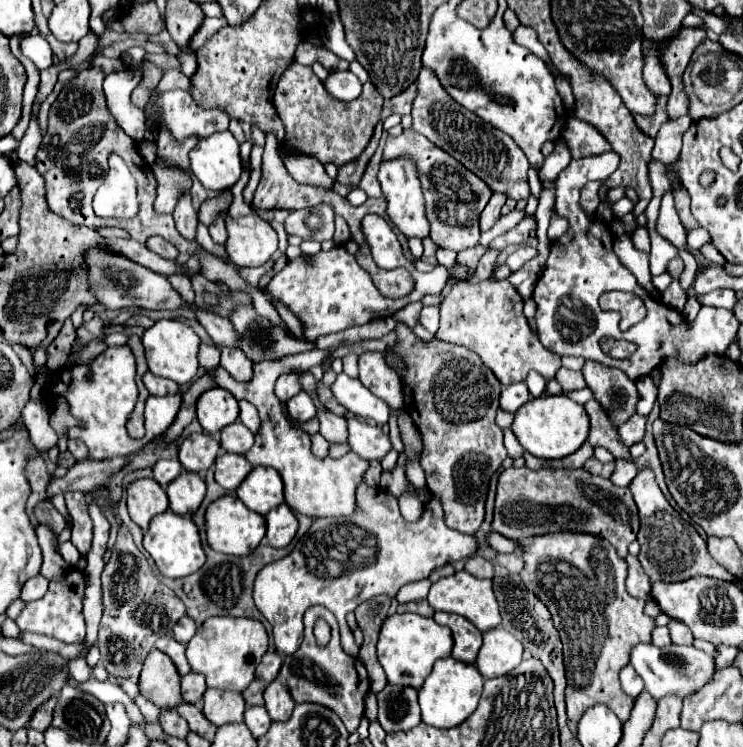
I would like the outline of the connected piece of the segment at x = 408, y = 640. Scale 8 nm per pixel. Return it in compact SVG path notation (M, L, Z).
M393 614L383 622L379 642L377 642L377 654L379 664L383 666L389 684L397 686L411 686L419 690L425 682L425 678L431 674L431 668L435 660L451 656L453 640L451 630L447 626L435 624L433 618L423 618L419 614Z

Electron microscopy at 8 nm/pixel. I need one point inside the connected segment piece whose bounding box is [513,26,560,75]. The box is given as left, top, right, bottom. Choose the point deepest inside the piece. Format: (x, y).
(526, 36)

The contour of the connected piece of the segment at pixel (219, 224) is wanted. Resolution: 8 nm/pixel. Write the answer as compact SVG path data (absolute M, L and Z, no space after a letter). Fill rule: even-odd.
M221 216L209 226L209 232L211 232L211 238L213 238L217 244L225 244L225 240L227 240L227 230L225 230L225 220L223 220Z

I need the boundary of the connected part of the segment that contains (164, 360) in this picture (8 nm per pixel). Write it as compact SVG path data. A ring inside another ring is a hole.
M157 320L143 334L143 346L145 346L145 356L147 356L149 370L157 376L163 376L163 378L169 378L169 380L177 382L179 386L189 384L197 376L199 344L201 344L199 336L187 324L183 324L179 320Z

